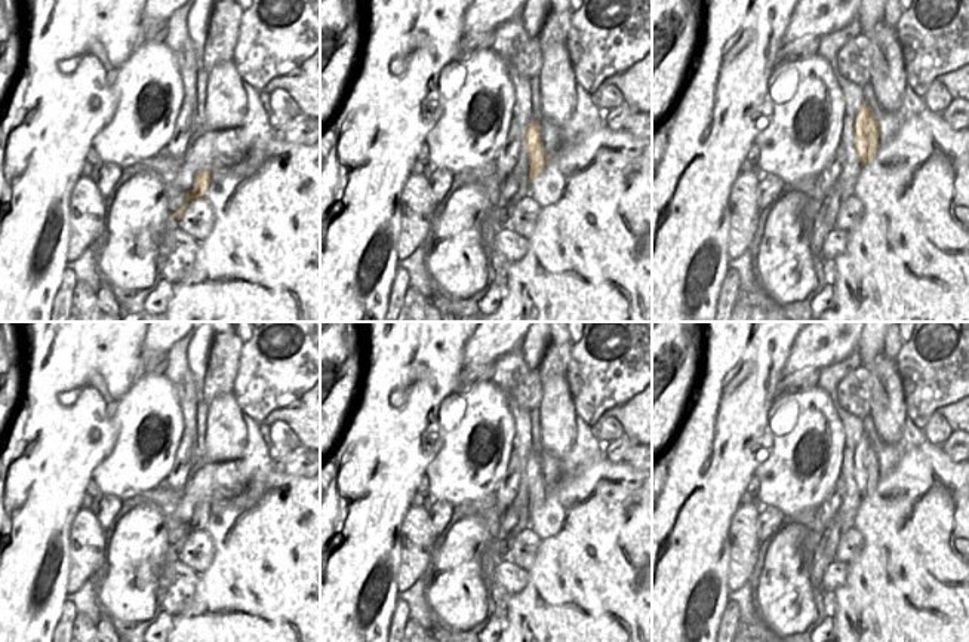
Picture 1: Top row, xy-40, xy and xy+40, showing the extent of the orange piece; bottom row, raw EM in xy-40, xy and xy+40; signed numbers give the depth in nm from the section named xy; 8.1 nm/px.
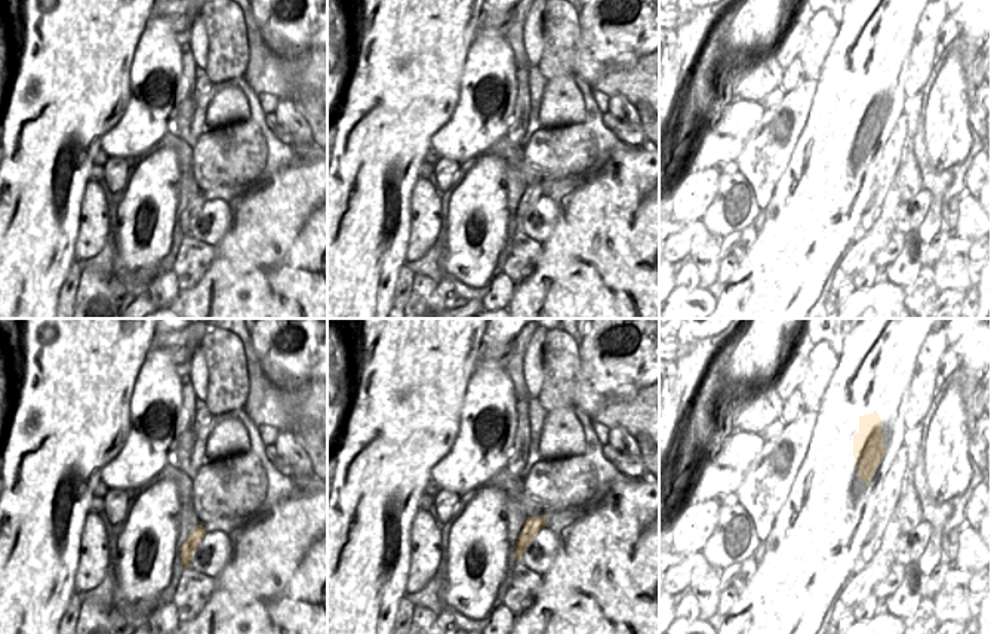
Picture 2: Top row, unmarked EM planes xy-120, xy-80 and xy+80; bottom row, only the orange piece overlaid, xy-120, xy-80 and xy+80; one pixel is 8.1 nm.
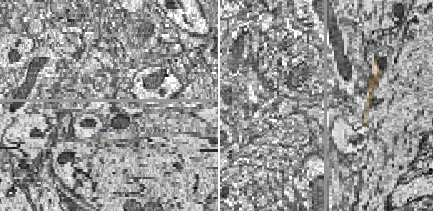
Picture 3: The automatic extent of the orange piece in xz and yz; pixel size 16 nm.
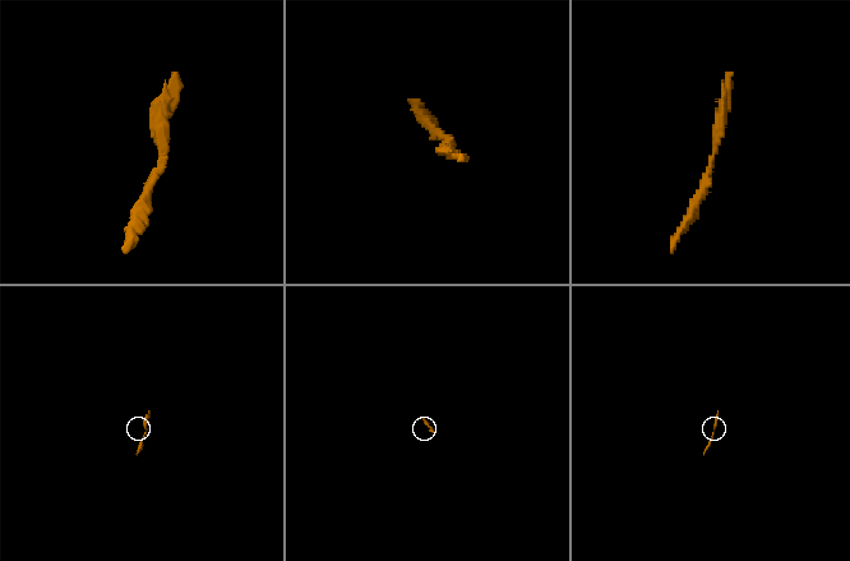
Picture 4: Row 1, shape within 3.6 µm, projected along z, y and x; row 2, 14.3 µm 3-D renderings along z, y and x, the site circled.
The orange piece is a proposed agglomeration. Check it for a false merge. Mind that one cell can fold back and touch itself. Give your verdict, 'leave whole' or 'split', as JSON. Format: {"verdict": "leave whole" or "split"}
{"verdict": "leave whole"}

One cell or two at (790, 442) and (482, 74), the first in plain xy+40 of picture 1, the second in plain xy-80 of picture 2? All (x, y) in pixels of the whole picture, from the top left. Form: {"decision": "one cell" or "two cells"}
{"decision": "one cell"}

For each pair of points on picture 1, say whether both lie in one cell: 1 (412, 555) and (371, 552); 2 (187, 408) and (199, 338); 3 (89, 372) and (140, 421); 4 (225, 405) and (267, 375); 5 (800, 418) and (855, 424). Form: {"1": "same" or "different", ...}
{"1": "different", "2": "different", "3": "different", "4": "different", "5": "different"}

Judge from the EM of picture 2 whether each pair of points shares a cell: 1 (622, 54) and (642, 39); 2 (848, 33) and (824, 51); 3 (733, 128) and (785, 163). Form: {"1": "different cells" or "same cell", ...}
{"1": "same cell", "2": "same cell", "3": "different cells"}

